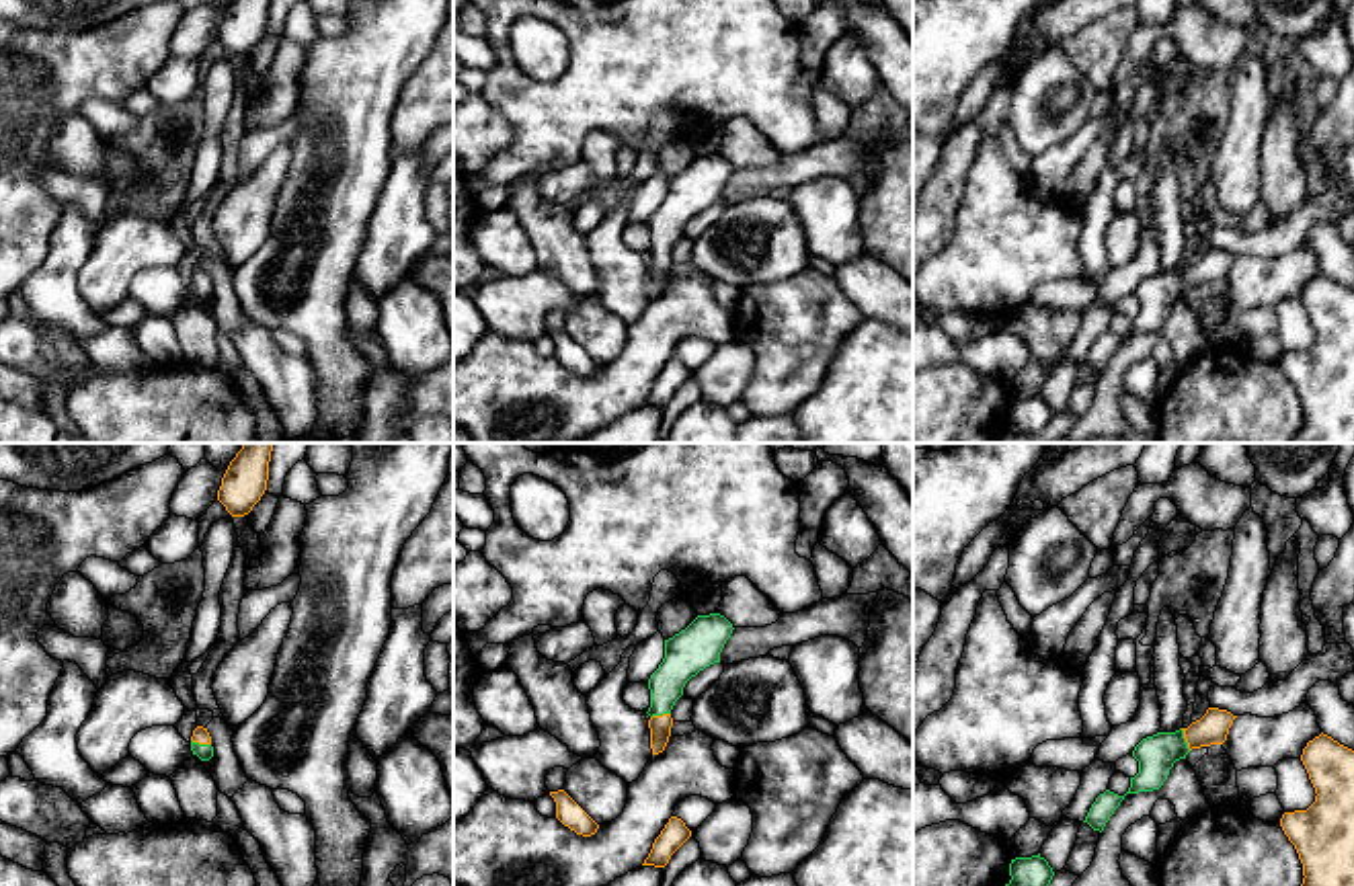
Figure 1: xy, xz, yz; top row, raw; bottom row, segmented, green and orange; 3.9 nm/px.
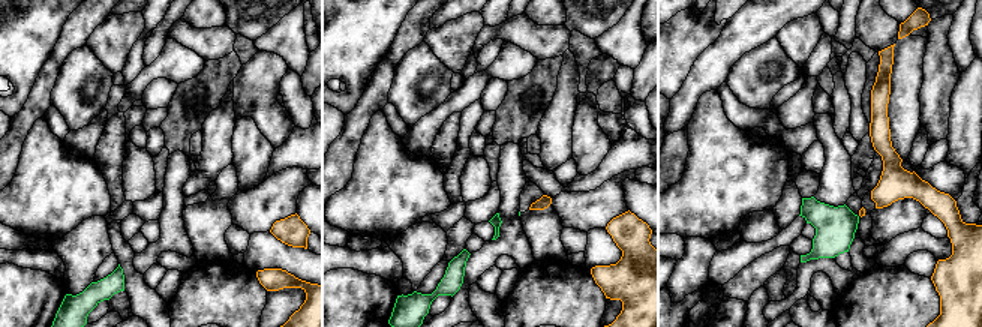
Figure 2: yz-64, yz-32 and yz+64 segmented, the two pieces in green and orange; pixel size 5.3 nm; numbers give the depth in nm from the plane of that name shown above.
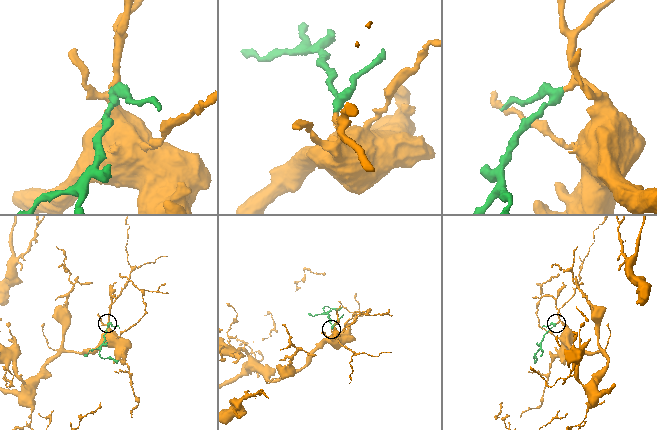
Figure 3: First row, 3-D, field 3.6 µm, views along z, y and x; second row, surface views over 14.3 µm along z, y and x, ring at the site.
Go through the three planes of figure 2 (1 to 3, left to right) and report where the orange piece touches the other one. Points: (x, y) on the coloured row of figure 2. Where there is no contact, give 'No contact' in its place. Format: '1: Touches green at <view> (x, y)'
1: No contact
2: No contact
3: No contact

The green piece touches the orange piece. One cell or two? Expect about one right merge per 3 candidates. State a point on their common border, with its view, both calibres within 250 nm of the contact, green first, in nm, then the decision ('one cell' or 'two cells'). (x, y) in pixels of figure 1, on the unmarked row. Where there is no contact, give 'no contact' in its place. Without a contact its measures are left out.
yz (1184, 279) | 150/120 nm | one cell

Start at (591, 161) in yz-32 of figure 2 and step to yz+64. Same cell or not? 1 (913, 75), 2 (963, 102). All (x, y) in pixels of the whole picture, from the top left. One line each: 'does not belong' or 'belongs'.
1: does not belong
2: does not belong

